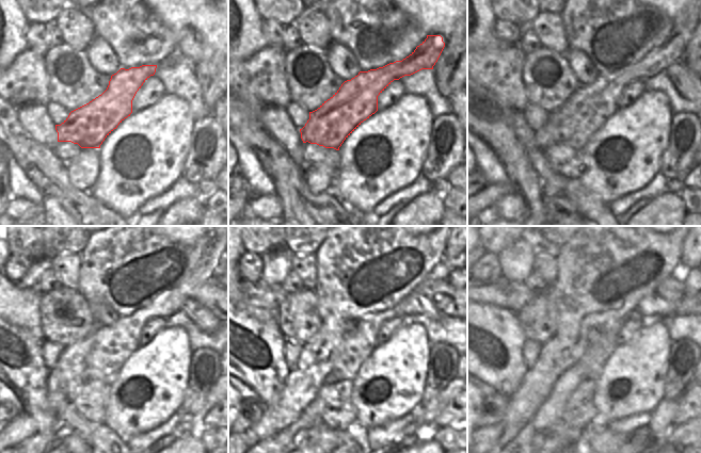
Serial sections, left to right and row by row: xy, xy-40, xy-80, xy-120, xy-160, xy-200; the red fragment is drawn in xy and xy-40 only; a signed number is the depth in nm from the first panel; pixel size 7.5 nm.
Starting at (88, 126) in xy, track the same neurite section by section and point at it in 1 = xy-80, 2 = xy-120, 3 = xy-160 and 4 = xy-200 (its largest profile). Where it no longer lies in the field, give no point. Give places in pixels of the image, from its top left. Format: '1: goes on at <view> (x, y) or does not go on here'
1: goes on at xy-80 (590, 106)
2: goes on at xy-120 (113, 344)
3: goes on at xy-160 (357, 345)
4: goes on at xy-200 (594, 357)

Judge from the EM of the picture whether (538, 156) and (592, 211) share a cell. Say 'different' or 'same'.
same

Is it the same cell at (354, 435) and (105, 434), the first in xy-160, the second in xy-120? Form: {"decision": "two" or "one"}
{"decision": "one"}

